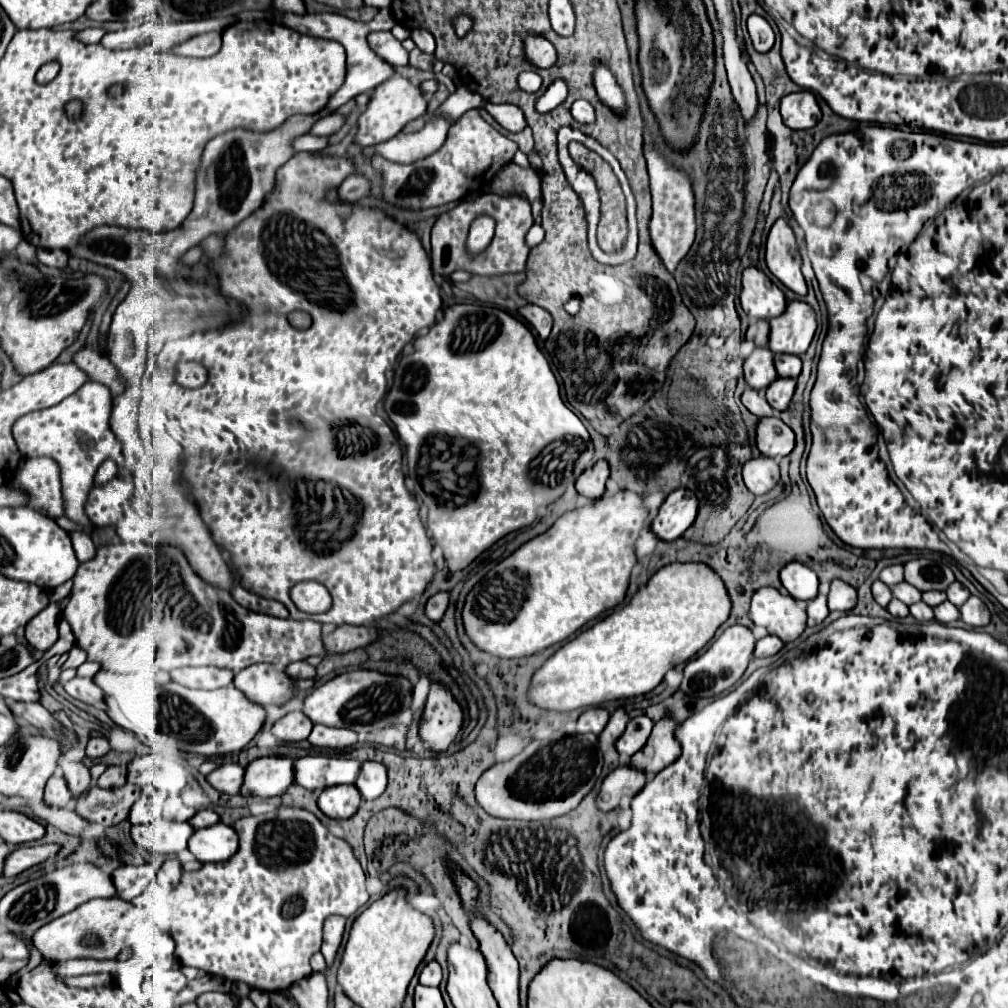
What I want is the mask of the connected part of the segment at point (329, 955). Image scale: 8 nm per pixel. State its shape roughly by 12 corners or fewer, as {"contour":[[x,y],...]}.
{"contour":[[330,916],[324,922],[322,954],[326,964],[334,962],[342,942],[342,916]]}

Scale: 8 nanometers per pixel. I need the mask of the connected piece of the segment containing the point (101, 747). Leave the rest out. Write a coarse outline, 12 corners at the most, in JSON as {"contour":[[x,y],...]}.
{"contour":[[90,738],[86,756],[100,758],[110,750],[106,738]]}

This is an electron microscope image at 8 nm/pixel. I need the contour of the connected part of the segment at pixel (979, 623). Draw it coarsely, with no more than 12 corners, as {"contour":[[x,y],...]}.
{"contour":[[970,596],[960,606],[960,620],[972,628],[990,622],[984,602]]}

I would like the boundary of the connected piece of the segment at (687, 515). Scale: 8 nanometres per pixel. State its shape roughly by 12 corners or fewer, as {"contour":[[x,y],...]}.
{"contour":[[674,490],[662,502],[650,530],[672,542],[698,512],[690,490]]}

